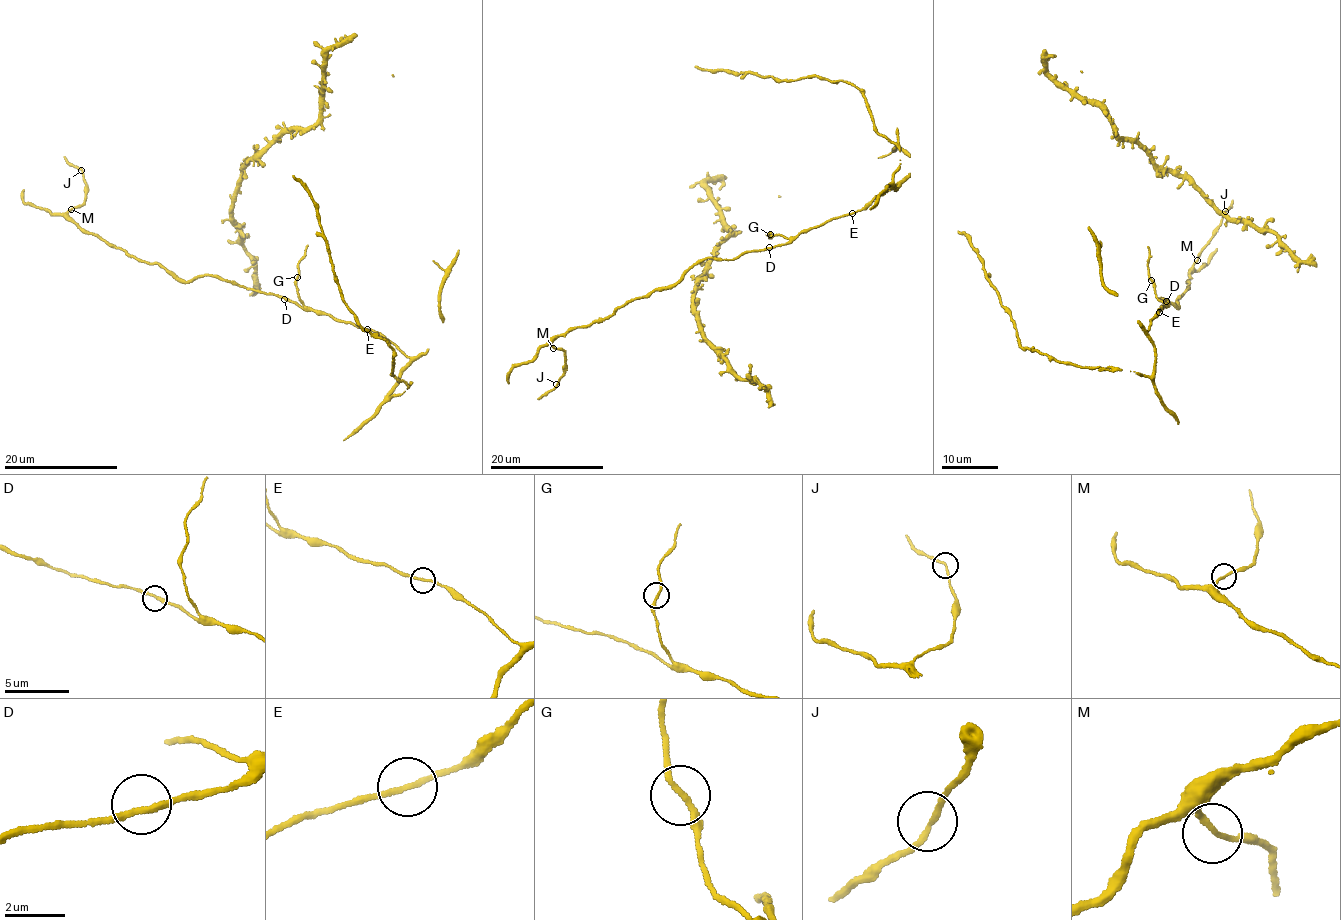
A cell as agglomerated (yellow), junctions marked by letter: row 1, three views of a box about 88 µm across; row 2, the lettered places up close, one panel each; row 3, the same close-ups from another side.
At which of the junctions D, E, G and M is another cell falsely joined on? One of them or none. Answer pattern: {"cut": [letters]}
{"cut": []}

